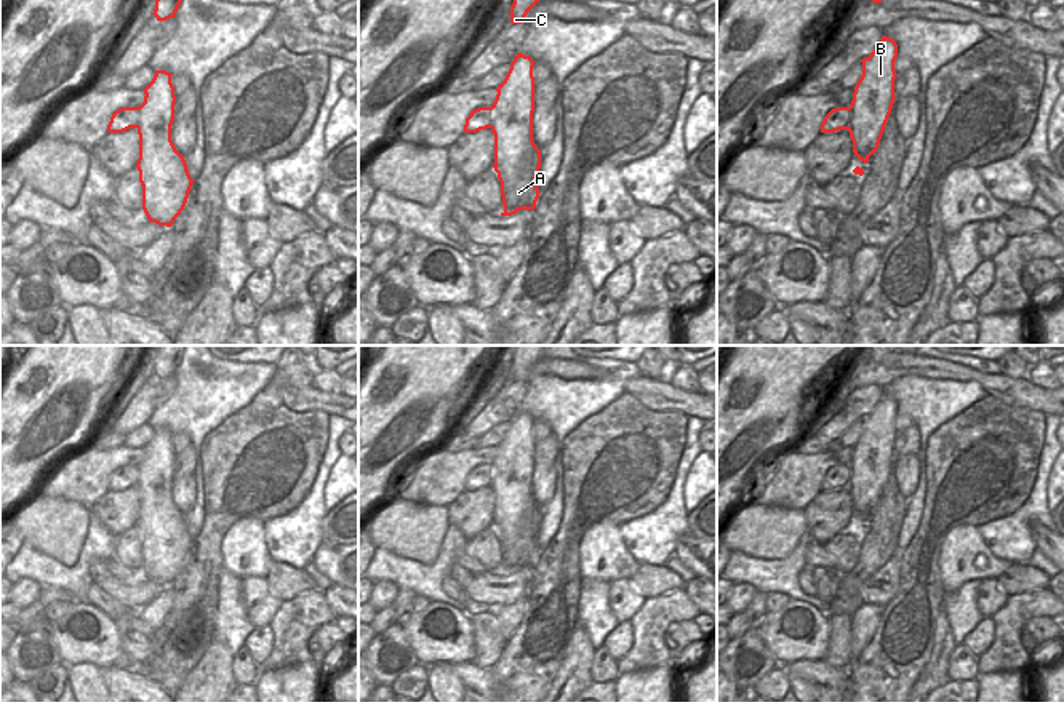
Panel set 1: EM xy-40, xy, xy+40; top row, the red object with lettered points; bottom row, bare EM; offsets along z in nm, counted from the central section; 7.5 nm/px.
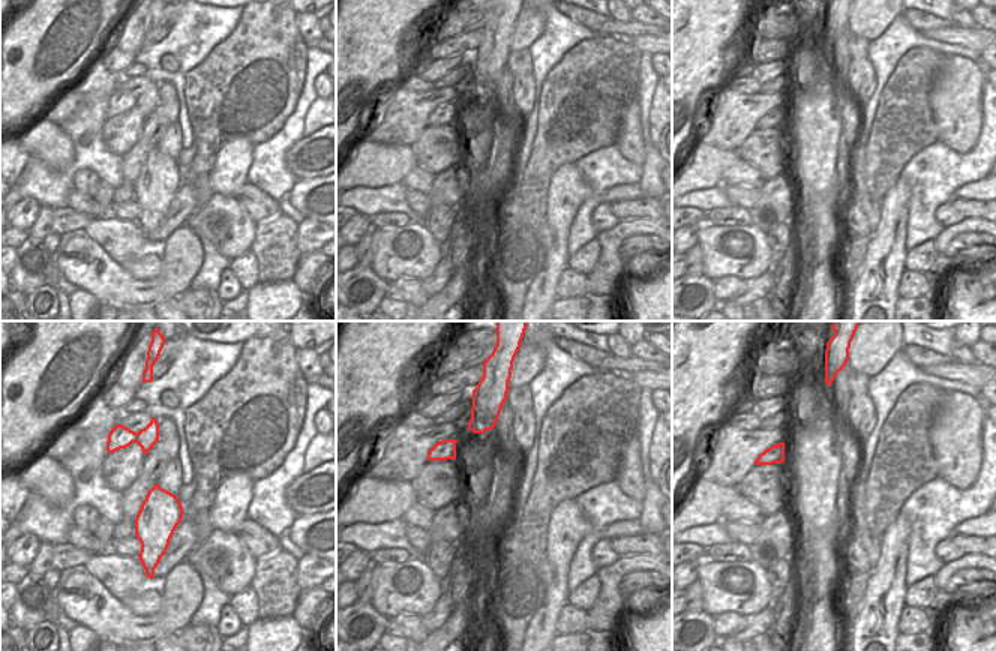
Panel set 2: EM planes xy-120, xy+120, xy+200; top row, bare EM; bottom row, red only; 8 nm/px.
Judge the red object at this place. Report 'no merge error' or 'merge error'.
merge error

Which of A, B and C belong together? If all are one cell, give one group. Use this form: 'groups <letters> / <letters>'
groups A B / C

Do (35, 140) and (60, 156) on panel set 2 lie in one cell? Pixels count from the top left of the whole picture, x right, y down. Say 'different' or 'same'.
same

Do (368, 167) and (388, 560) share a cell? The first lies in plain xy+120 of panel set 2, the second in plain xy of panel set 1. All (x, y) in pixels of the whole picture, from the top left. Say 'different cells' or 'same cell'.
different cells

